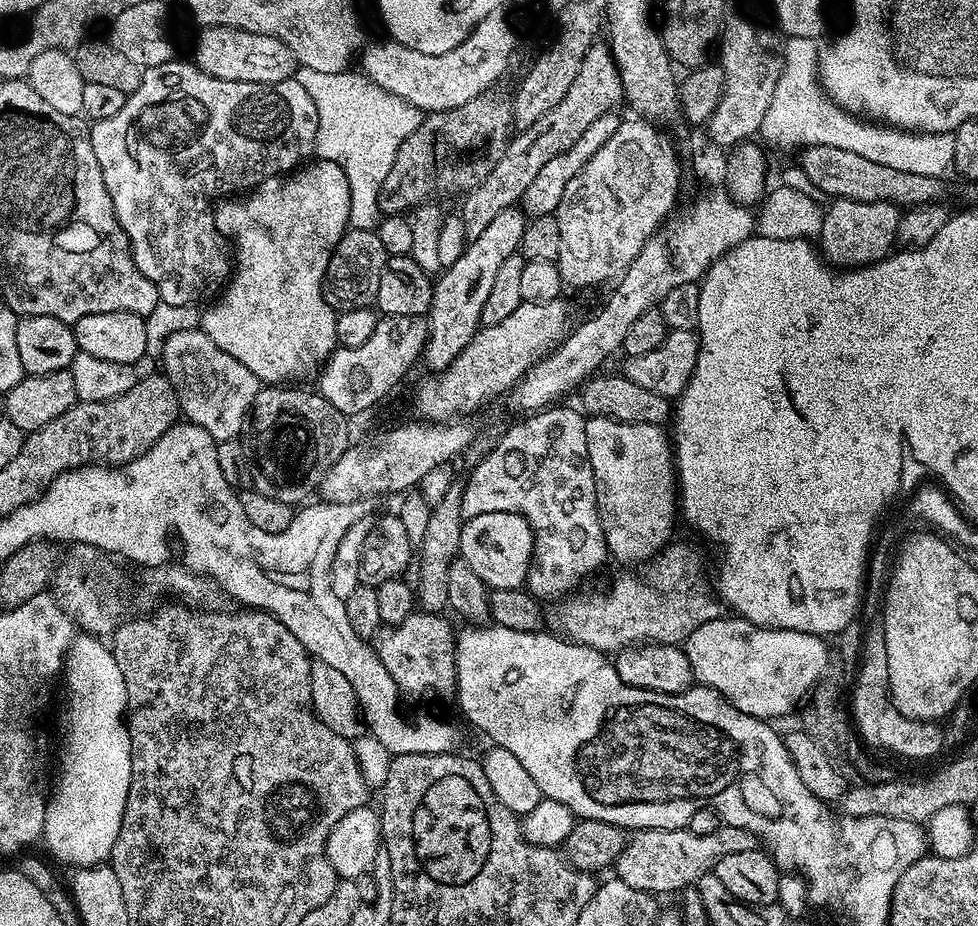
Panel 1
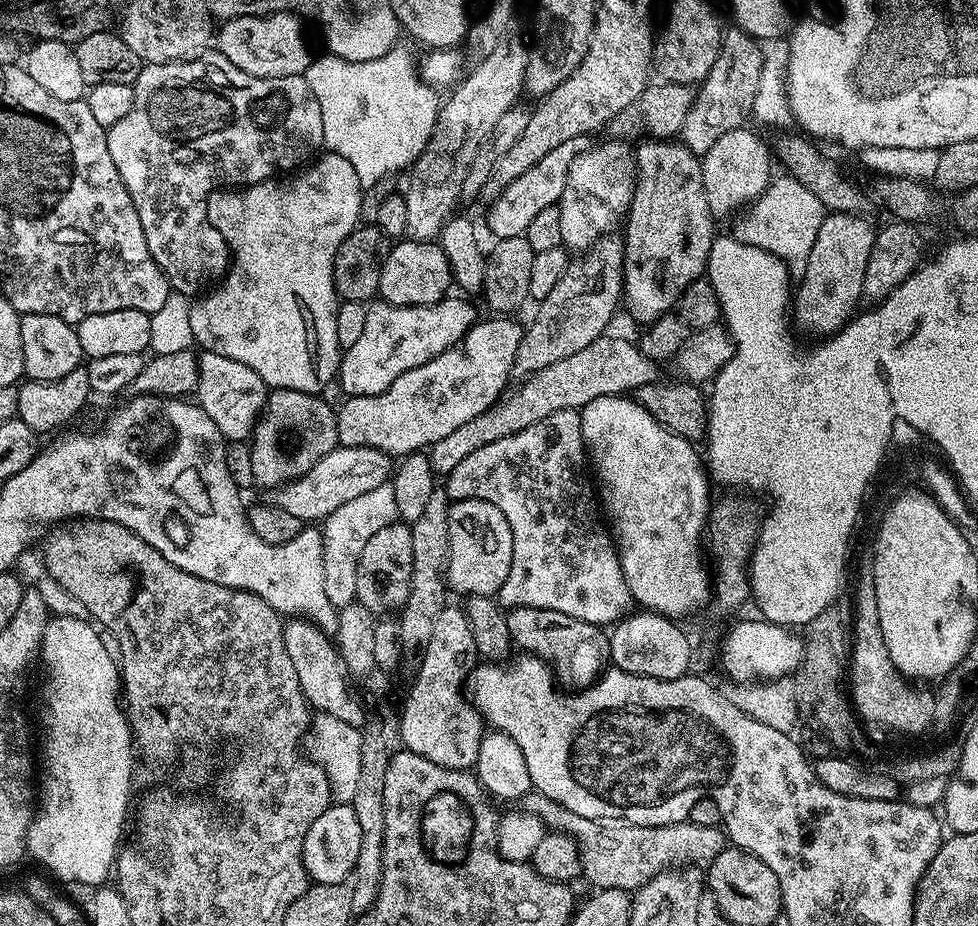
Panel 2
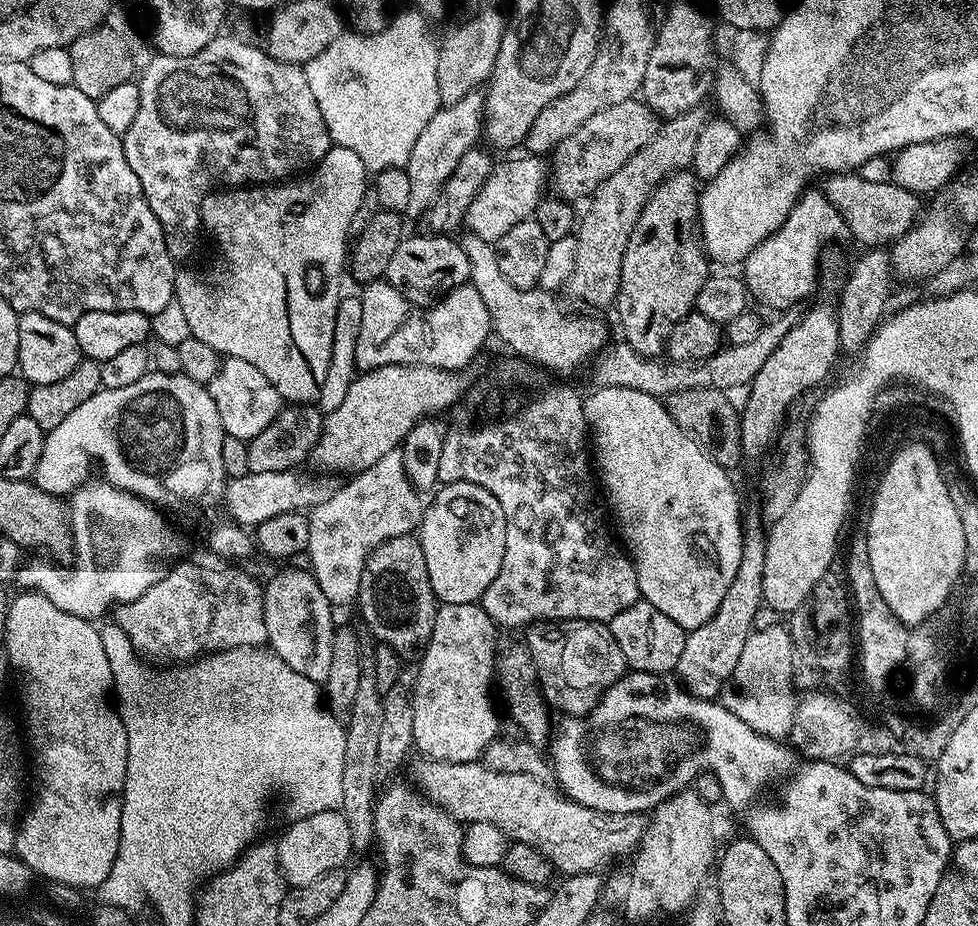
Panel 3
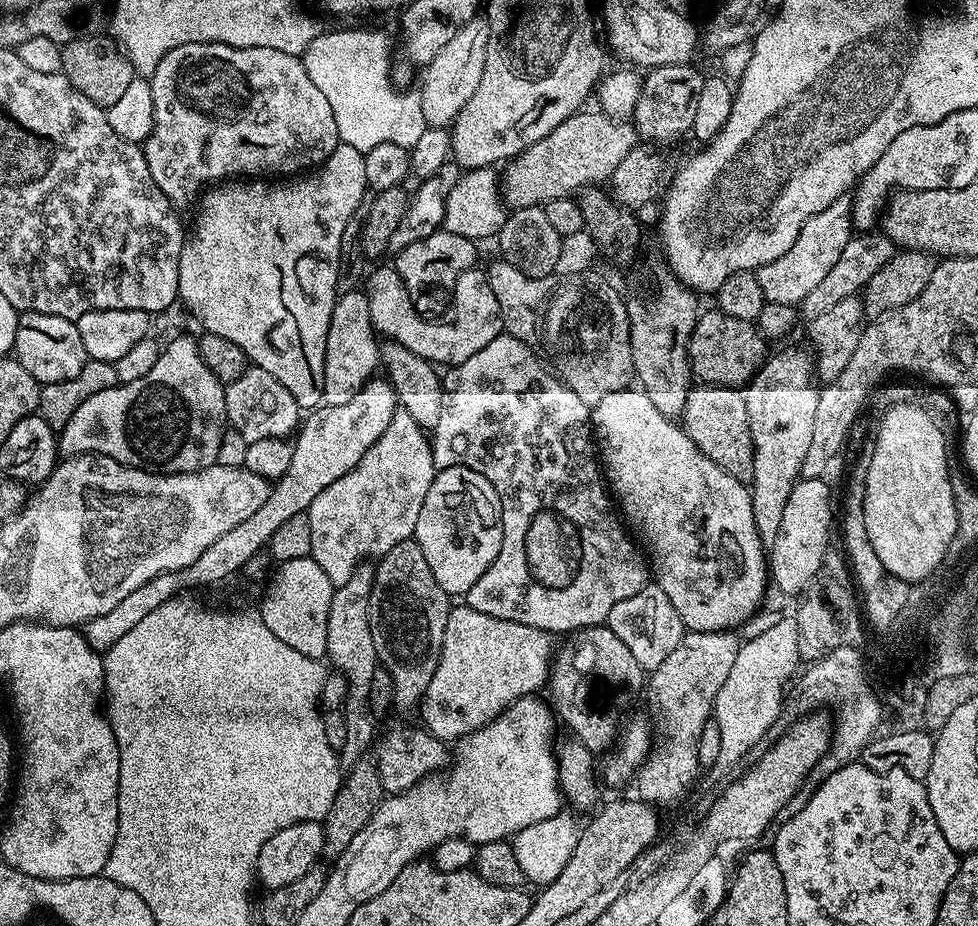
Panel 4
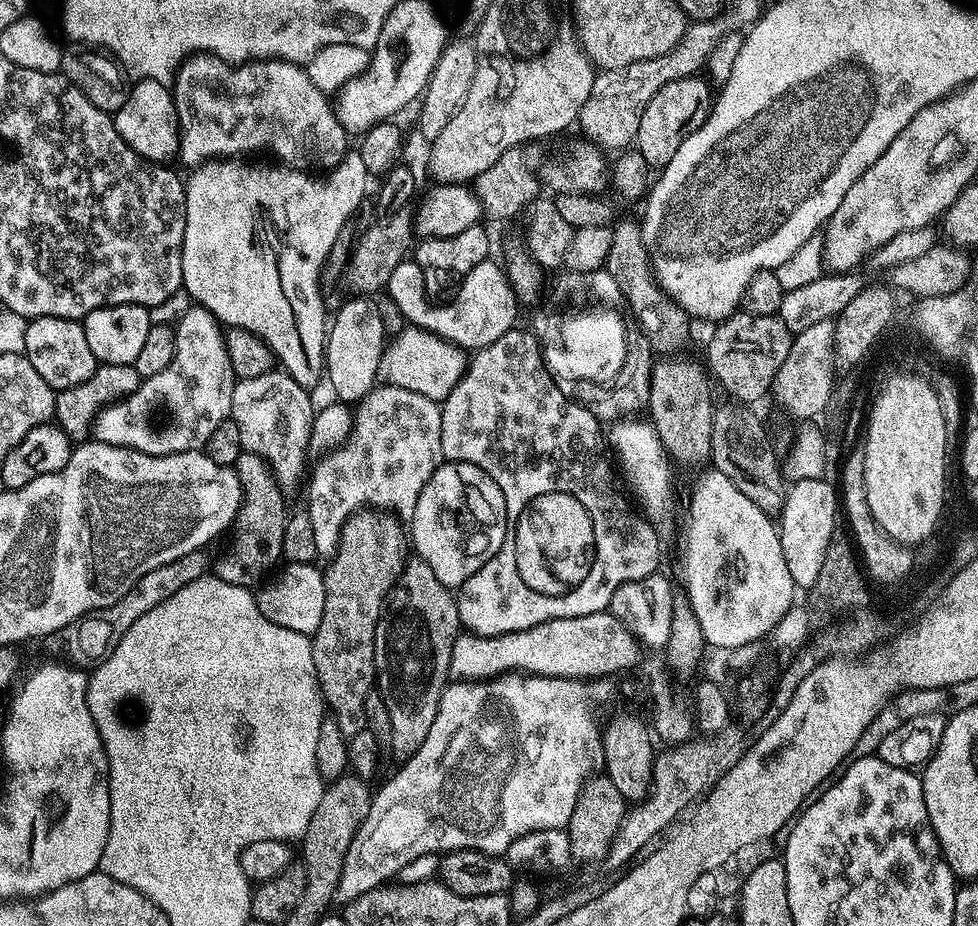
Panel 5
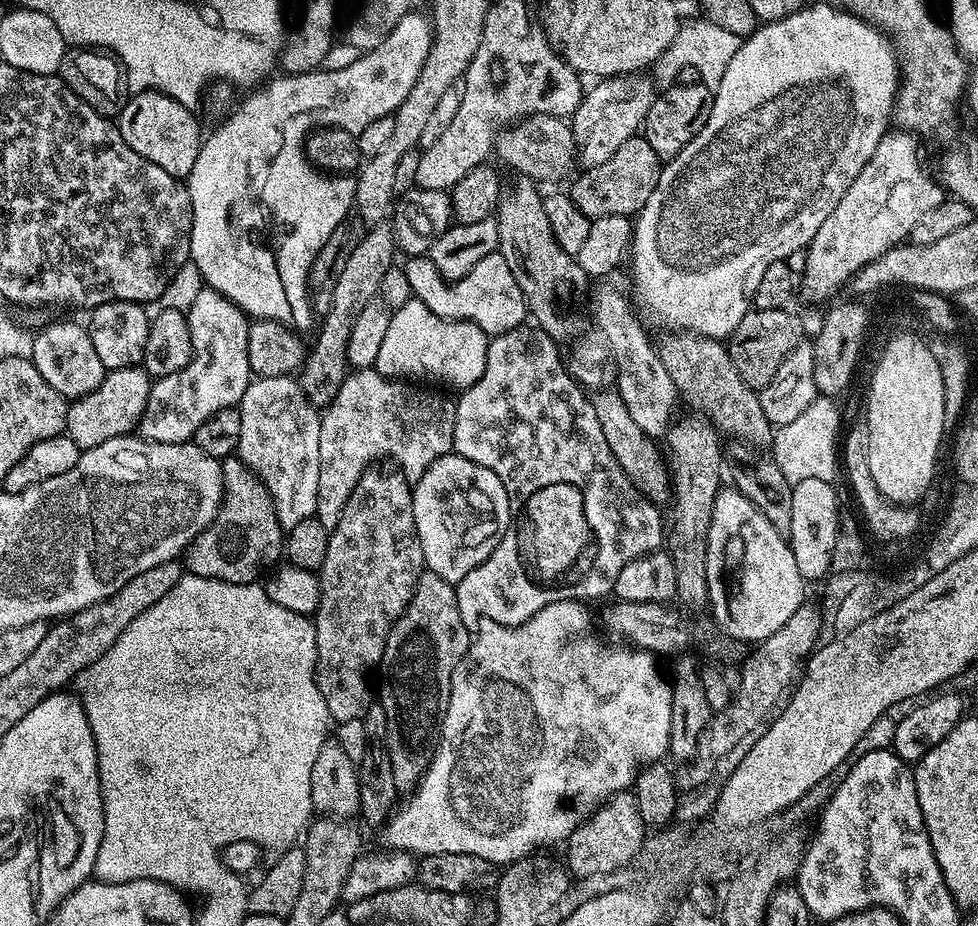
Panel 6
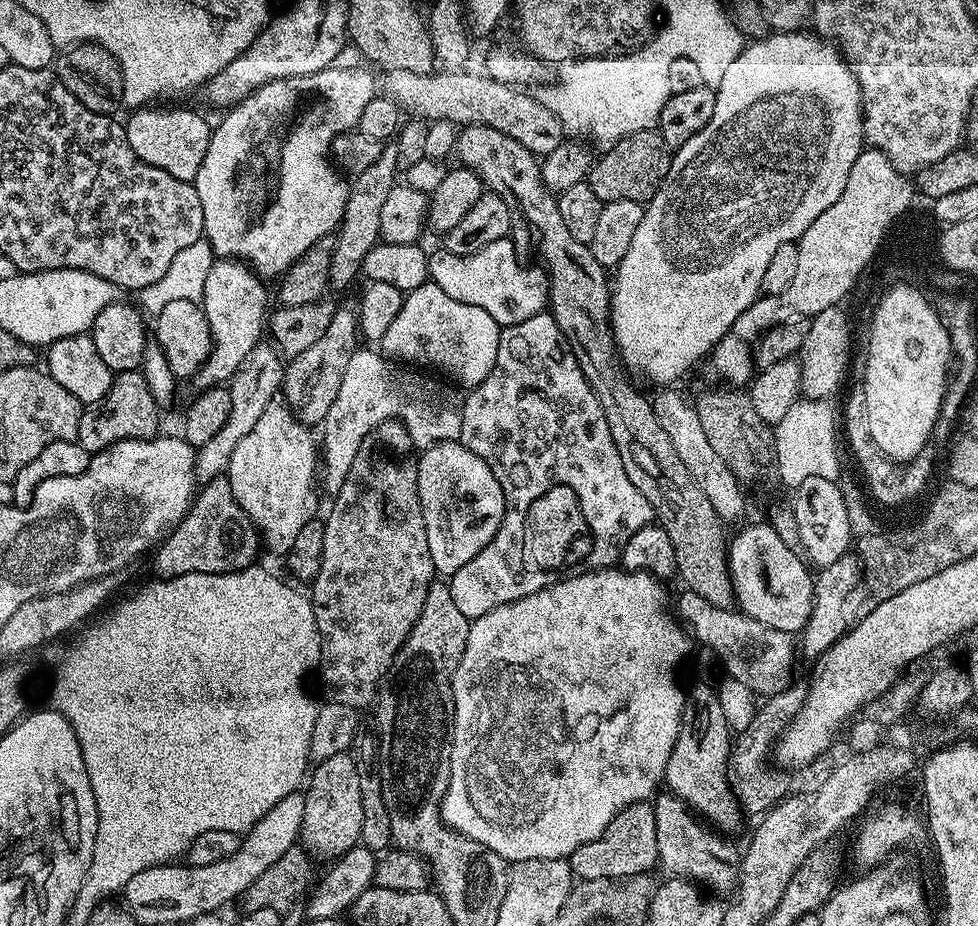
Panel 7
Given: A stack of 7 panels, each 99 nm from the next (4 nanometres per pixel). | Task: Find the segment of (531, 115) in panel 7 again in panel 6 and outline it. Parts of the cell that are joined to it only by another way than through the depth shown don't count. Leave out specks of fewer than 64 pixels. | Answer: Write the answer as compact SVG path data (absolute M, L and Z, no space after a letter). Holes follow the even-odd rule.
M526 116L515 126L509 127L508 133L499 137L494 149L495 155L501 156L512 168L520 171L521 177L533 182L540 180L560 180L577 163L575 134L571 123L563 116Z

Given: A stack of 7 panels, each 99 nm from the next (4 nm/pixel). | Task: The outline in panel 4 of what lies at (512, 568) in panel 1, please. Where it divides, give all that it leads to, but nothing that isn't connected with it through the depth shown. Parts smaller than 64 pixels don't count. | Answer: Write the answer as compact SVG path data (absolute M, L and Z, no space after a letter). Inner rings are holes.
M461 464L437 471L430 490L426 490L414 538L422 546L422 554L426 554L434 582L449 597L463 597L486 574L494 558L498 558L503 533L500 499L485 476Z

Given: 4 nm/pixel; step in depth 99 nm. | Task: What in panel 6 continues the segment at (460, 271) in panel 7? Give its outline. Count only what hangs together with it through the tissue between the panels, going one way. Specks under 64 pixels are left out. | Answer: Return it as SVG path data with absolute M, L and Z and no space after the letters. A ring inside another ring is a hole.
M500 251L486 254L470 274L460 280L451 282L445 280L444 275L436 269L434 262L425 254L422 256L408 256L402 267L409 279L409 288L415 299L422 301L434 314L447 320L469 320L474 322L489 336L501 336L521 327L528 316L528 306L524 303L522 290L518 290L518 282L514 282L514 274L510 266L506 266L506 258L502 258Z

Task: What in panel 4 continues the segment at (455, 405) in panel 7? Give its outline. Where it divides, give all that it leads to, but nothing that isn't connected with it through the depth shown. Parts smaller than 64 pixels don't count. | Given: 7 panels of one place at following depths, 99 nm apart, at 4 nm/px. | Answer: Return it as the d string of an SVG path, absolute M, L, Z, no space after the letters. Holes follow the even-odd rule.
M397 410L394 418L390 418L390 426L386 426L386 434L382 434L382 438L366 450L362 462L358 462L350 474L342 474L338 482L330 482L330 486L326 486L326 490L310 502L306 515L310 522L311 558L322 566L323 573L330 578L333 586L350 582L361 564L382 557L394 550L398 542L415 537L418 514L422 510L422 502L426 502L426 490L430 490L430 482L434 482L437 471L429 433L408 412Z

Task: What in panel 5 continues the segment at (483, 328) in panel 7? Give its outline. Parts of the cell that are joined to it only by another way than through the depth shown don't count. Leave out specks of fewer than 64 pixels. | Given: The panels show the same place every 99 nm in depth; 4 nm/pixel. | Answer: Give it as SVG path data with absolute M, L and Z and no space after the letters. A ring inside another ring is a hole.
M406 326L391 341L390 364L391 360L391 384L402 386L406 390L414 390L426 398L442 402L448 397L450 390L458 386L468 368L469 357L465 349L426 331L425 328Z

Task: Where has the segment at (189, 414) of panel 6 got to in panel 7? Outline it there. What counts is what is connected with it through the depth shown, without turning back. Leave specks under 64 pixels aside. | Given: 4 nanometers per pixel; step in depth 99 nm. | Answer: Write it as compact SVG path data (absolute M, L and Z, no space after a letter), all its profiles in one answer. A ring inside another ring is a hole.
M220 258L210 266L202 307L206 322L210 326L212 352L194 377L194 383L200 390L227 385L232 376L244 367L249 354L261 341L260 331L265 331L269 308L268 292L260 284L263 284L261 277L239 259Z

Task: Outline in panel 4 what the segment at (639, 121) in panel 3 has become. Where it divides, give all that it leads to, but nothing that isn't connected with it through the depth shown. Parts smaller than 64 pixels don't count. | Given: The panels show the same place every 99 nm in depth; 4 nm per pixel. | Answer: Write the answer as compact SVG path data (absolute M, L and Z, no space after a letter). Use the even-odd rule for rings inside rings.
M601 110L588 111L575 112L546 138L507 161L502 172L502 199L509 209L539 208L554 202L554 198L572 198L589 186L601 185L602 180L607 181L618 170L618 162L637 148L635 124L613 120Z

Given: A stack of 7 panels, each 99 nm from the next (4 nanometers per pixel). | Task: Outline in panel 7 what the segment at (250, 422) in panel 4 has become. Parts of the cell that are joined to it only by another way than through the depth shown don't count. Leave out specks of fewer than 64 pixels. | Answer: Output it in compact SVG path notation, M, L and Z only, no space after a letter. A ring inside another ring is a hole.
M273 402L266 406L261 418L255 423L253 430L234 447L226 471L230 490L242 506L242 510L256 527L263 547L272 552L287 554L290 546L294 546L294 538L301 532L302 526L317 515L316 484L318 488L318 444L312 441L309 425L300 423L292 415L287 403Z

